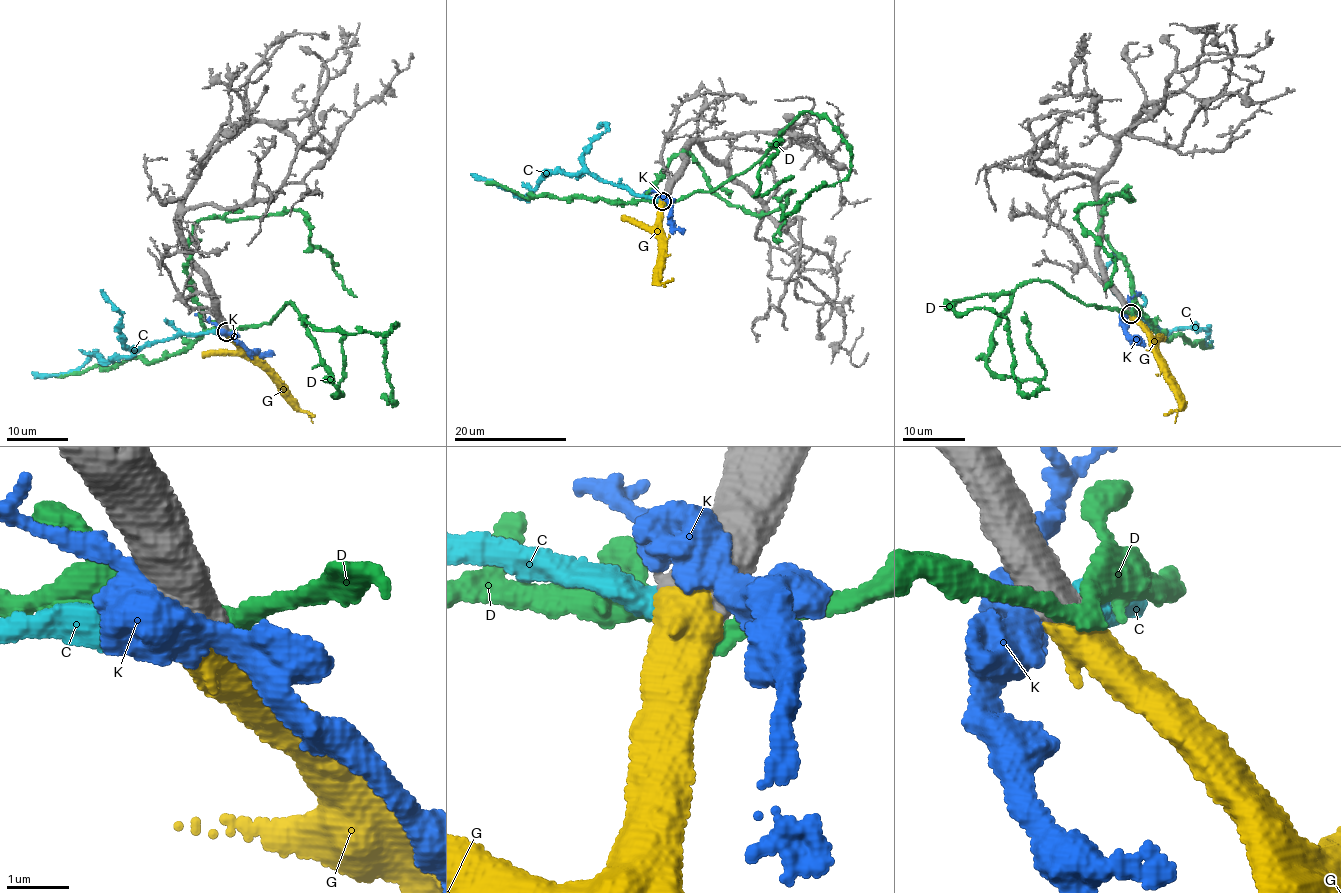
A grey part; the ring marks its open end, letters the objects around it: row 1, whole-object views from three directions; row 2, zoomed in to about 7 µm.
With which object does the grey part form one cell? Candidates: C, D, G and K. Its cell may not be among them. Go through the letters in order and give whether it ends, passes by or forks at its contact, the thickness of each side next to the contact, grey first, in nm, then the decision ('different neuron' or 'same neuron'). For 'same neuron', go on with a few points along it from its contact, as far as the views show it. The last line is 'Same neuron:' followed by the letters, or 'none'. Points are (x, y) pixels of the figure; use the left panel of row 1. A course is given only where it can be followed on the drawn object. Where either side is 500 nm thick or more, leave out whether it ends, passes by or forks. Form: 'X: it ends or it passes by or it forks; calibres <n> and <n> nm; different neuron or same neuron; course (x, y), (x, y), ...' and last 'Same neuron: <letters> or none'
C: calibres 650 and 440 nm; different neuron
D: calibres 700 and 360 nm; different neuron
G: calibres 700 and 650 nm; same neuron; course (226, 333), (237, 347), (271, 372), (278, 390), (314, 417)
K: calibres 600 and 550 nm; different neuron
Same neuron: G

